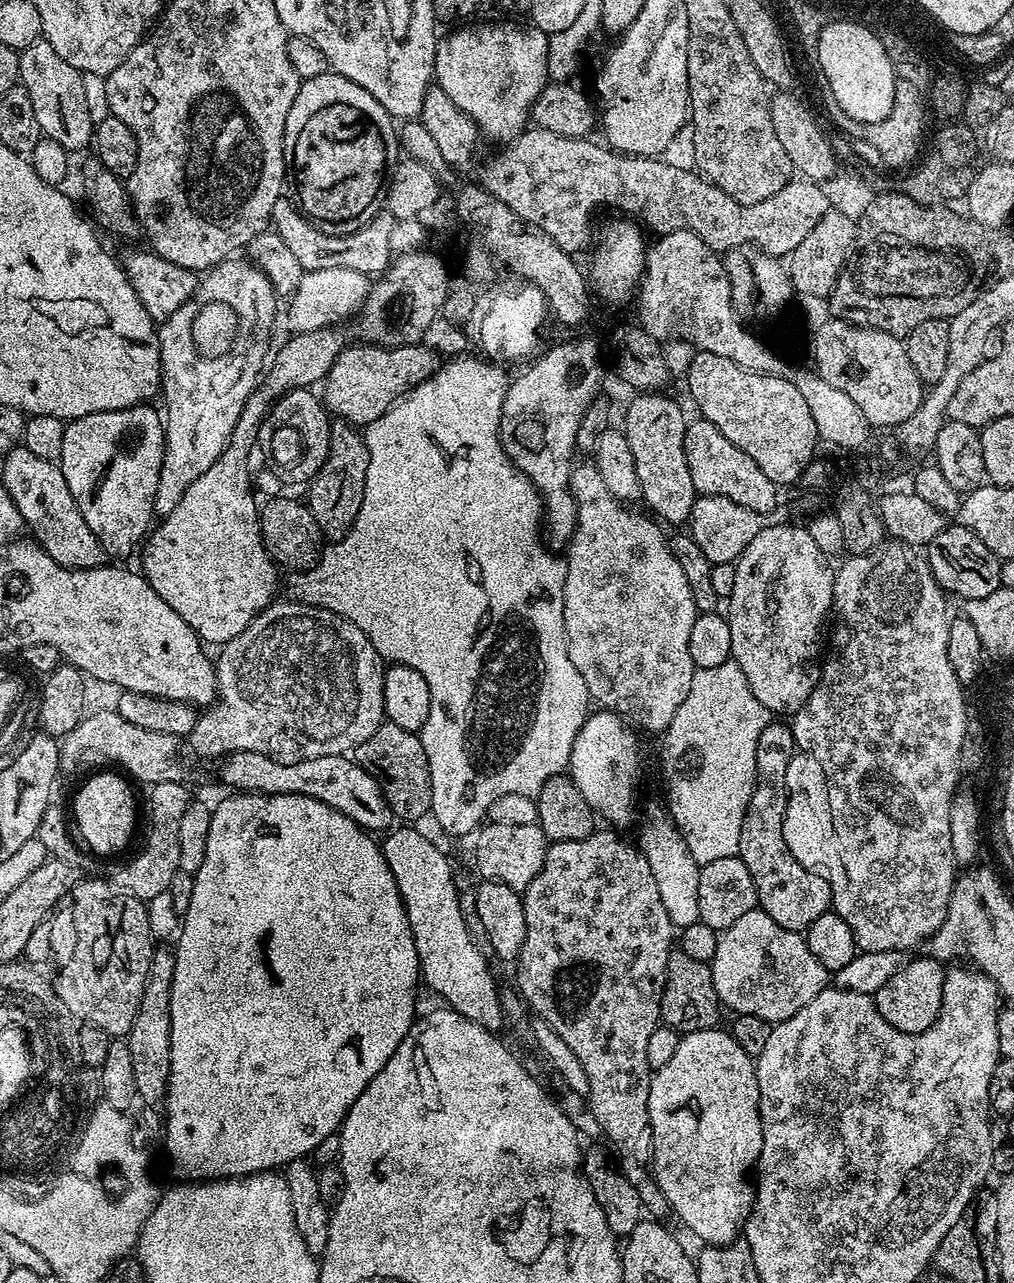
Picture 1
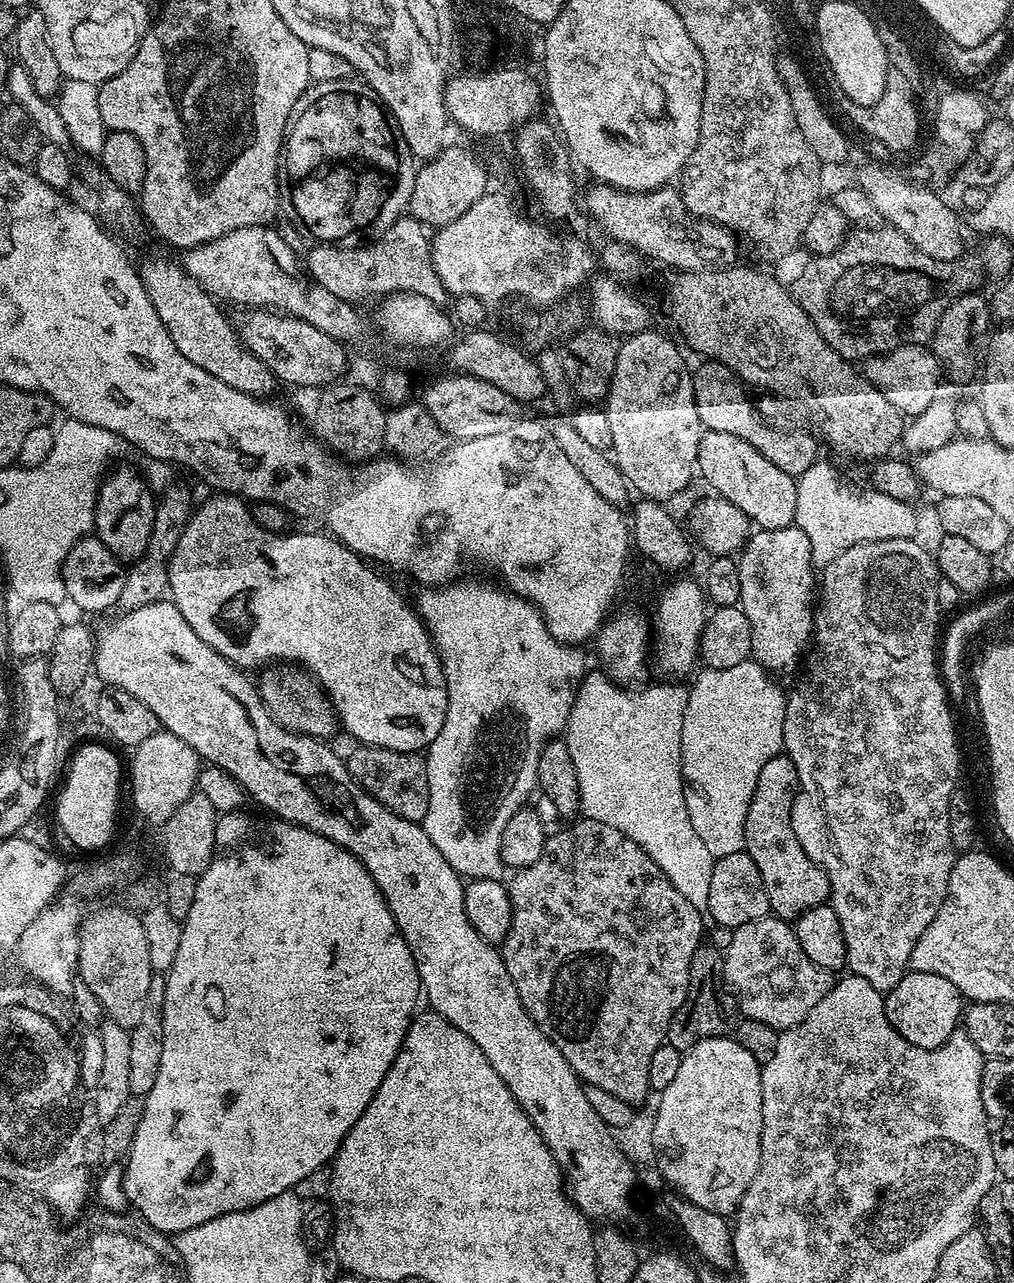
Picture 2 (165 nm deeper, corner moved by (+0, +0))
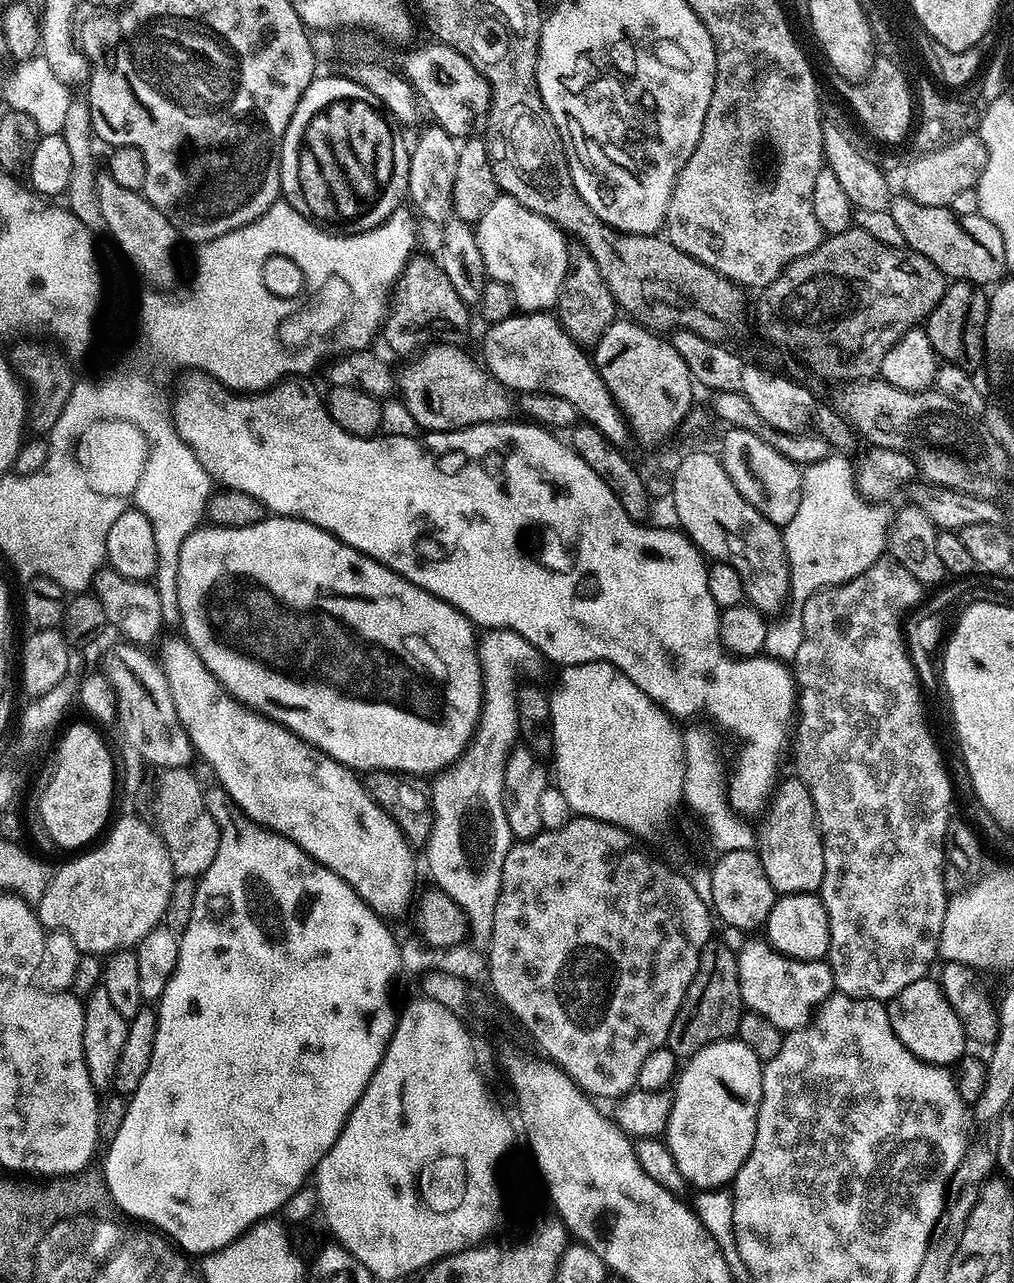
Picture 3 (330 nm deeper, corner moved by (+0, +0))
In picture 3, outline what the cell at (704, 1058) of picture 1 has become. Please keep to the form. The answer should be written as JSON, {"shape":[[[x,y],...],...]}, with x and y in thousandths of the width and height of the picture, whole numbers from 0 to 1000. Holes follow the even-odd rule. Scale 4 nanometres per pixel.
{"shape":[[[709,811],[678,824],[663,851],[657,891],[673,918],[686,928],[721,924],[744,893],[753,829],[731,811]]]}

